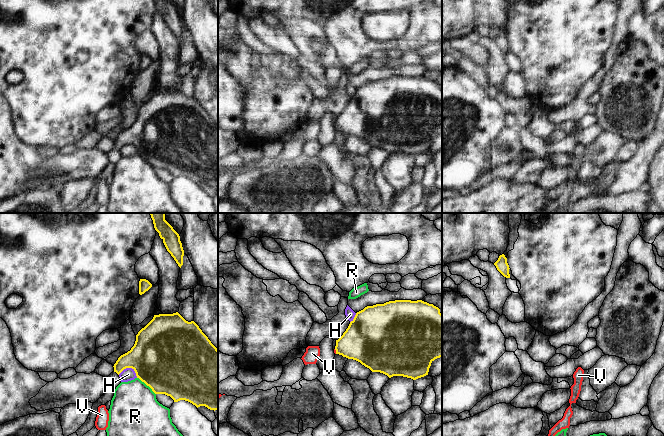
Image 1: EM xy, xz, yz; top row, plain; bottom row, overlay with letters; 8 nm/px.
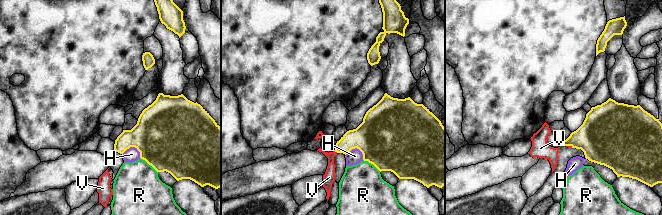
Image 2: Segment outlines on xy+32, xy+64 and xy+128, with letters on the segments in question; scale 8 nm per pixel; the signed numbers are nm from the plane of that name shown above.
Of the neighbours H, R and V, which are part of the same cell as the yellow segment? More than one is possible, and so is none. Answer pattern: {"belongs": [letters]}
{"belongs": ["V"]}

